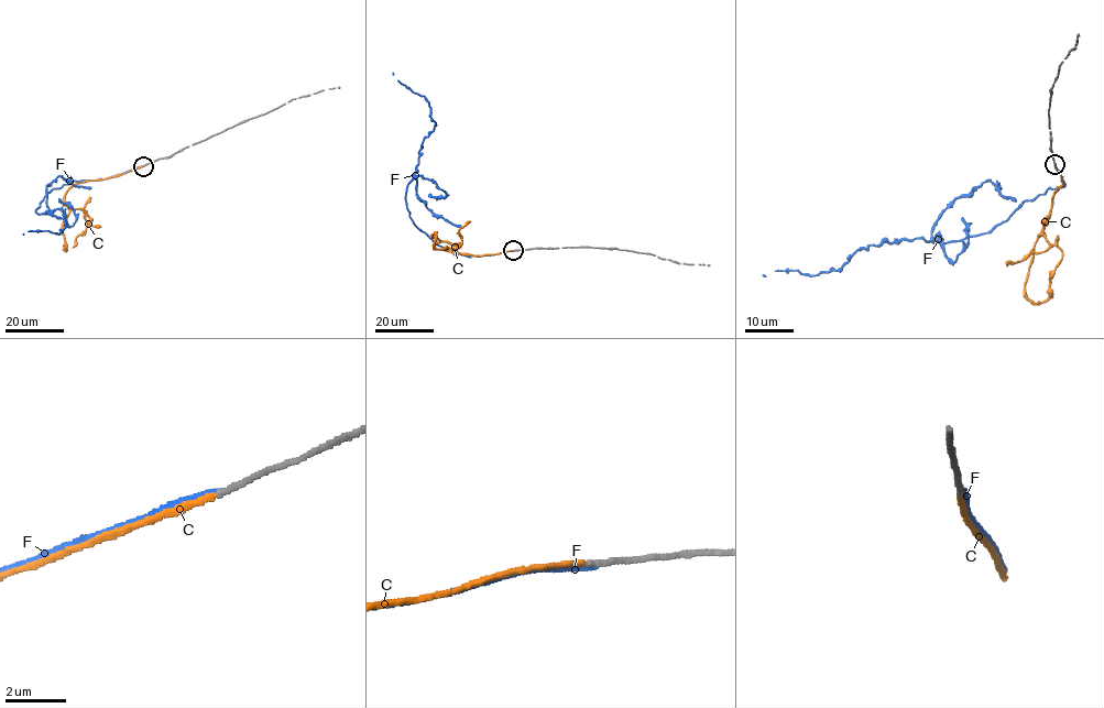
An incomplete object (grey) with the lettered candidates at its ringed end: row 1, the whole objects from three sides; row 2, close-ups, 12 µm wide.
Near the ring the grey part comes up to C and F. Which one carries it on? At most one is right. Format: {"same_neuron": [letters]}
{"same_neuron": ["C"]}

